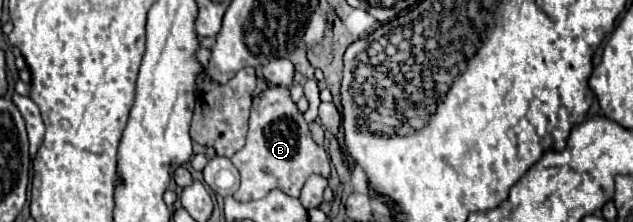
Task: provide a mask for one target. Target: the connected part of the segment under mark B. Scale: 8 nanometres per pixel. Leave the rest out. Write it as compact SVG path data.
M269 85L253 99L247 143L231 157L231 163L241 175L241 187L233 195L237 201L263 199L275 187L291 197L299 197L309 175L321 175L325 179L331 175L331 161L325 147L311 139L307 121L293 103L289 89L279 85Z

